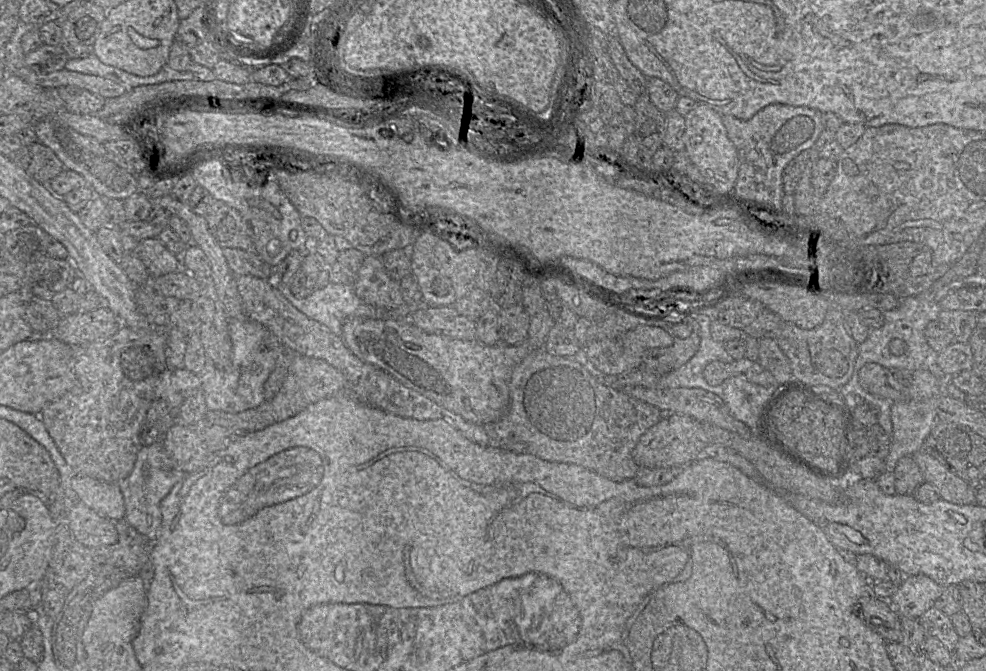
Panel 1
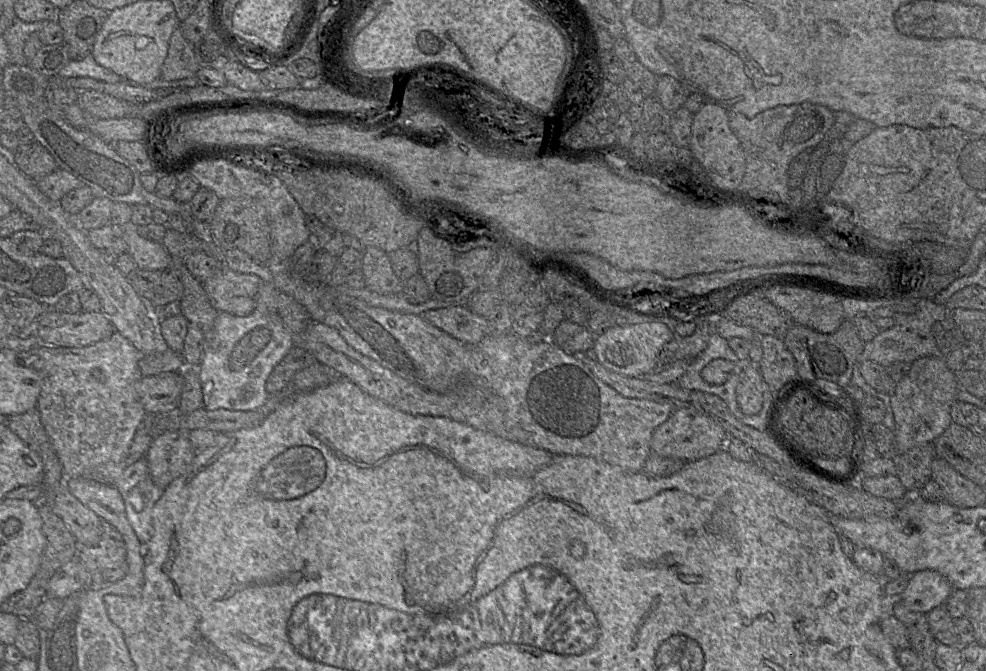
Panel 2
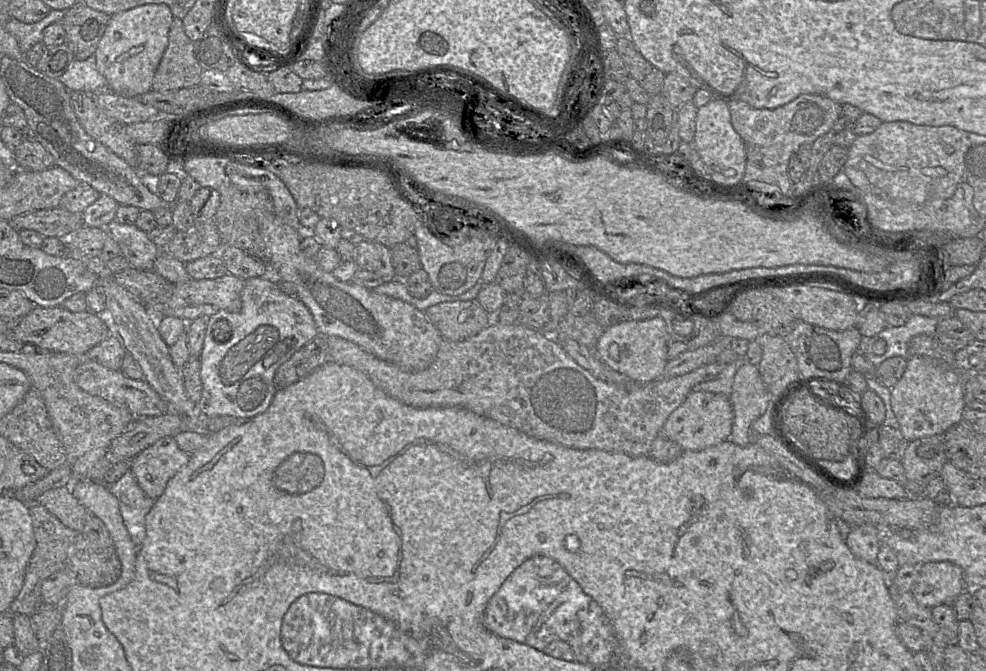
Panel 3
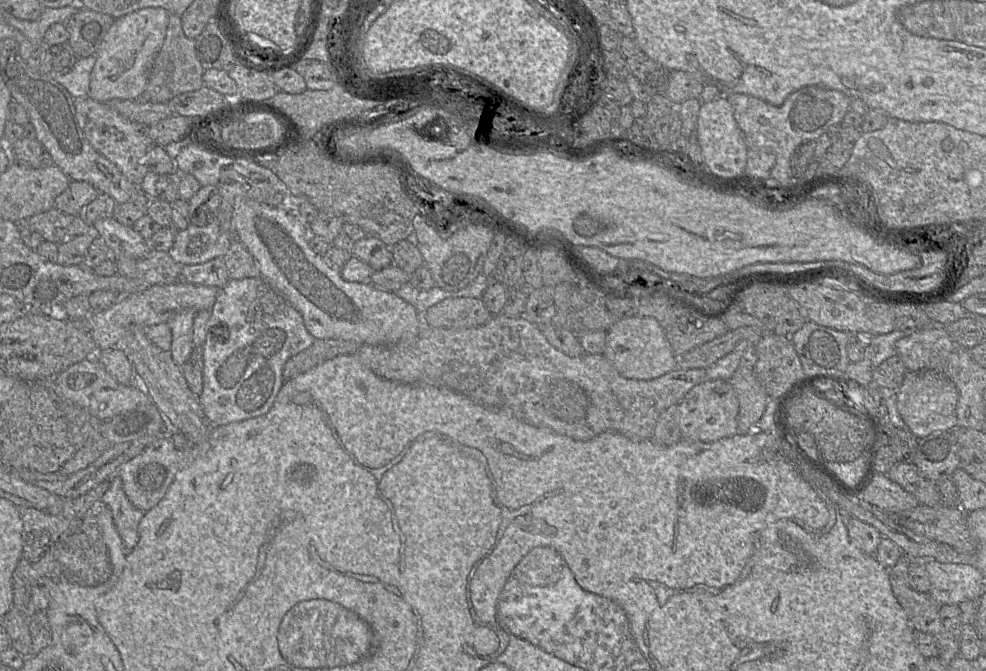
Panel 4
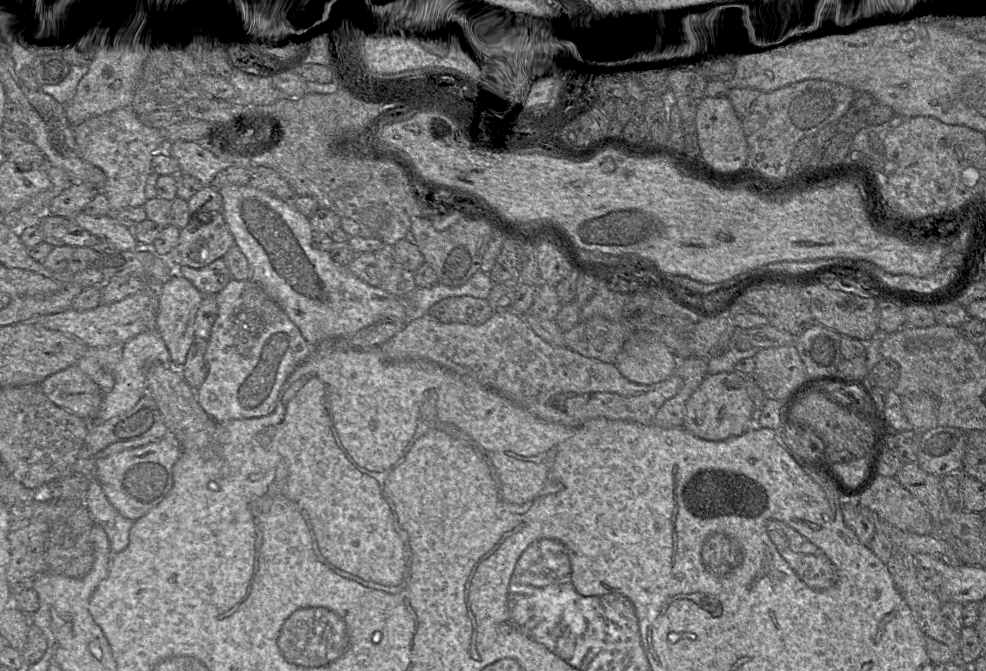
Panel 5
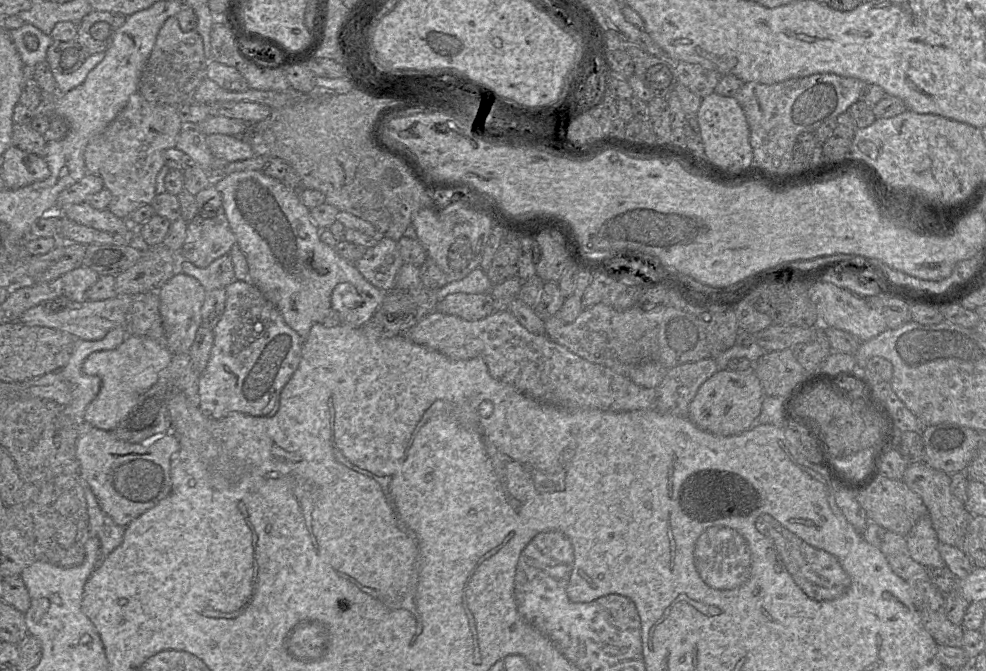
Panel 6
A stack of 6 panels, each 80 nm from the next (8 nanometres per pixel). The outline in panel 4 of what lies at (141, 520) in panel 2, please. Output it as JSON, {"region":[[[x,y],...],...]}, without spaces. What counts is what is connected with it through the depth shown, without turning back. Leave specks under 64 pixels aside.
{"region":[[[115,476],[101,501],[111,510],[114,525],[125,550],[132,550],[139,541],[138,526],[146,512],[136,508],[125,494],[122,480]]]}

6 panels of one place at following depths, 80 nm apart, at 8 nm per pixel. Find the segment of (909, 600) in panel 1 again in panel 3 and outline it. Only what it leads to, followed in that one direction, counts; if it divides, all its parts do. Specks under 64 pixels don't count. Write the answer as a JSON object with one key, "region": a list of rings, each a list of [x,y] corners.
{"region":[[[941,561],[919,566],[911,593],[920,605],[933,608],[951,604],[966,589],[962,568],[948,561]]]}

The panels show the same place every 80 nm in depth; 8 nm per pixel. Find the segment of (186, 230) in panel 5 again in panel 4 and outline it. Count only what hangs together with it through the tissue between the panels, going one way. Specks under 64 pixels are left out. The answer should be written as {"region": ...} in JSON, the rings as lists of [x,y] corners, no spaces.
{"region":[[[217,217],[204,226],[190,224],[186,229],[179,230],[171,248],[169,255],[175,262],[183,265],[203,264],[217,257],[223,257],[232,243],[232,235],[225,232],[221,227]]]}

